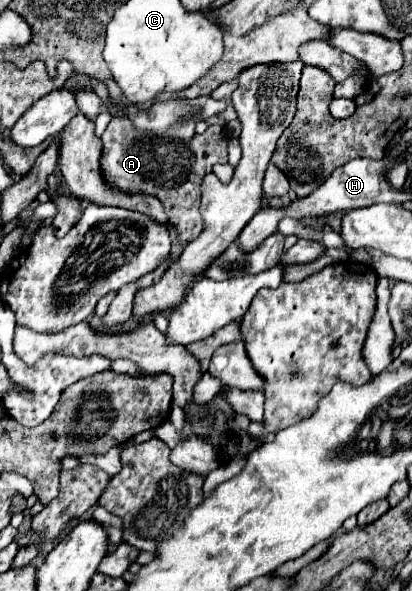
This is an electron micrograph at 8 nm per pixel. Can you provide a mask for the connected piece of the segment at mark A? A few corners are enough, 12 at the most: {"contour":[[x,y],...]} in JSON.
{"contour":[[112,118],[104,176],[162,200],[182,244],[202,230],[200,186],[228,162],[224,126],[150,150]]}

